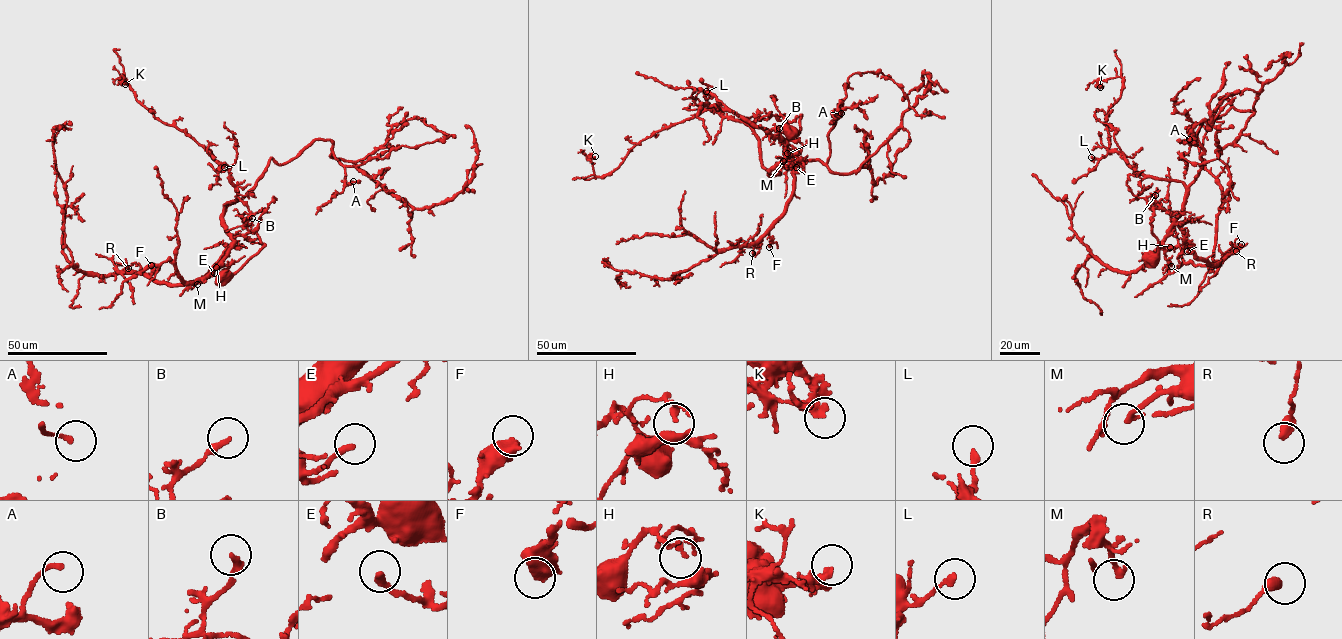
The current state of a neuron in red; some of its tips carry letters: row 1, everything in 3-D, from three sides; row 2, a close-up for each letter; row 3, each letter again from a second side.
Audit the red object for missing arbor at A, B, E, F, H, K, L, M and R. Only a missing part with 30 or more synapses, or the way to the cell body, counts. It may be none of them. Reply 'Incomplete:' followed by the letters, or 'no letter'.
Incomplete: no letter

